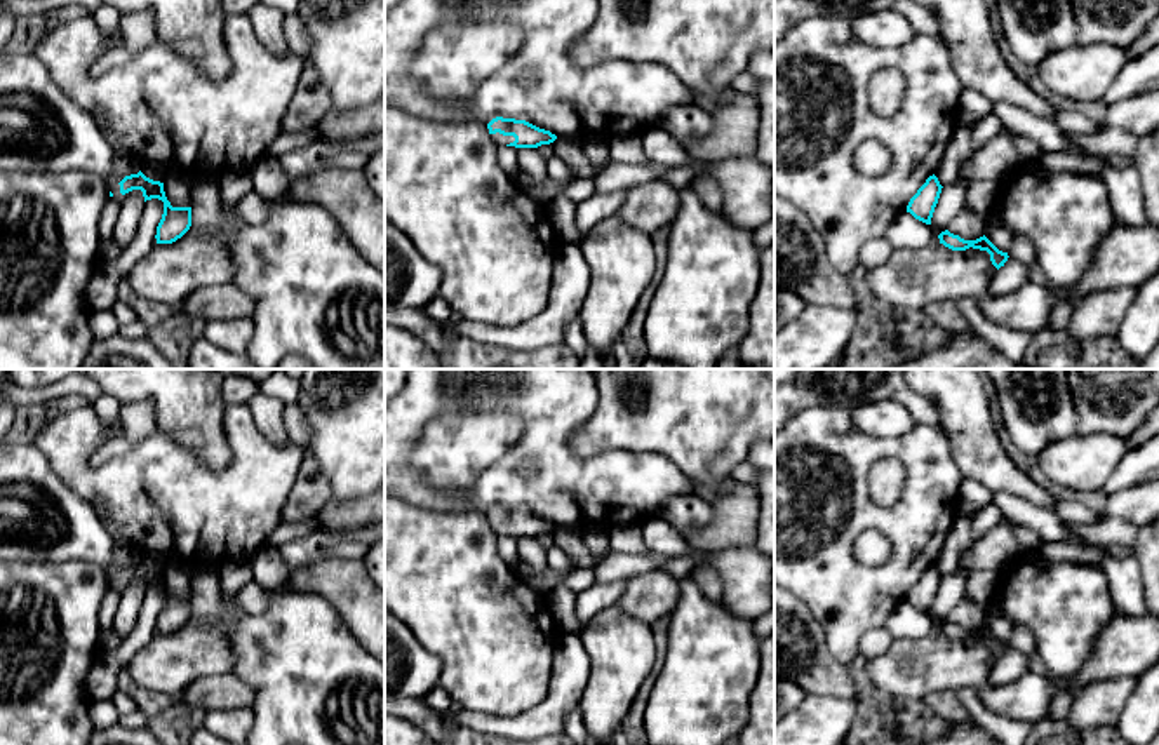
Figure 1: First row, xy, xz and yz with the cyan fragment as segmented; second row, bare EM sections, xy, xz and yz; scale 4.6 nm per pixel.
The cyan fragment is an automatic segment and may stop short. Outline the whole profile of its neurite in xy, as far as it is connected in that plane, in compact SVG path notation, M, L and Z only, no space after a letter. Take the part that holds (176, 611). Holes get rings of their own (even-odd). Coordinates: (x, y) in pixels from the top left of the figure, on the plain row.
M0 442L0 560L94 562L106 571L110 587L120 592L129 581L141 580L144 592L151 588L164 592L164 604L155 625L157 634L172 634L191 616L191 597L172 597L164 573L146 567L141 560L125 567L115 562L113 538L101 524L94 507L70 489L35 444Z

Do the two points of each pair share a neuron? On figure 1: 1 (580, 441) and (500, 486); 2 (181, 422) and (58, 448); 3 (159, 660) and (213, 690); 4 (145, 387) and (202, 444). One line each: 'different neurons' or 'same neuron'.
1: different neurons
2: different neurons
3: different neurons
4: same neuron

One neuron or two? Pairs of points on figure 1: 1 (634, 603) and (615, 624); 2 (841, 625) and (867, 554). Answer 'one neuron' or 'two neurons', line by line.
1: two neurons
2: two neurons

